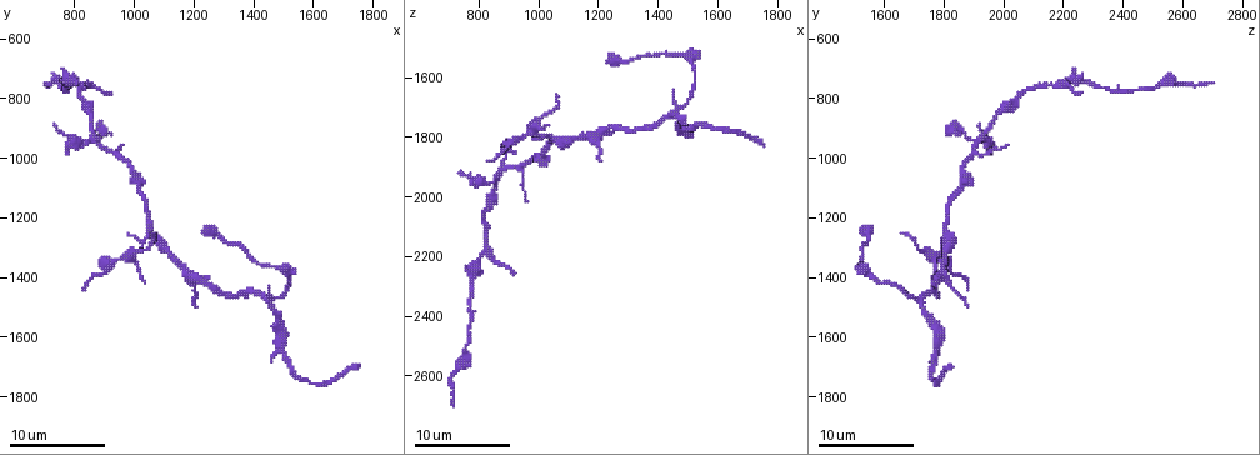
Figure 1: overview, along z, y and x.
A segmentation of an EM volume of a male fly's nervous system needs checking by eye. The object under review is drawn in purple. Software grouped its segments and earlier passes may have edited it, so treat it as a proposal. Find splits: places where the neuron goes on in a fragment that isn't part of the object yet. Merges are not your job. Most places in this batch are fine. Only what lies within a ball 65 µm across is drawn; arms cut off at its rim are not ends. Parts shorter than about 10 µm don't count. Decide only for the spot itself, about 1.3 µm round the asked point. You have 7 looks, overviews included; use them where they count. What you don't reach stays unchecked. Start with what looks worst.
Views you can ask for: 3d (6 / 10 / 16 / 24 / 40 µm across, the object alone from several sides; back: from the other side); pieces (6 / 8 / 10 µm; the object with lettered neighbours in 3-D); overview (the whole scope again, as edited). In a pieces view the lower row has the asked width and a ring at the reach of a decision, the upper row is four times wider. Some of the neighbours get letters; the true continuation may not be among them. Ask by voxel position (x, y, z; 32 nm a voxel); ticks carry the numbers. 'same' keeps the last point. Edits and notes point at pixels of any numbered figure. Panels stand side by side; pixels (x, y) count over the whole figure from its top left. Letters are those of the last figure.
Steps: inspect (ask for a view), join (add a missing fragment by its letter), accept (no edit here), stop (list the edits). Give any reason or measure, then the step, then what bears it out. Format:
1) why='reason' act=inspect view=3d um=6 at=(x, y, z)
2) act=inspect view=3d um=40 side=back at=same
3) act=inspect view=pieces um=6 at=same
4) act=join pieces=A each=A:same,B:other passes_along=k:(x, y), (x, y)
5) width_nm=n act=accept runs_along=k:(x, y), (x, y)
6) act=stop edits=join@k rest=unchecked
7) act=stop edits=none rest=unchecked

why='thin end' act=inspect view=3d um=6 at=(920, 780, 2260)

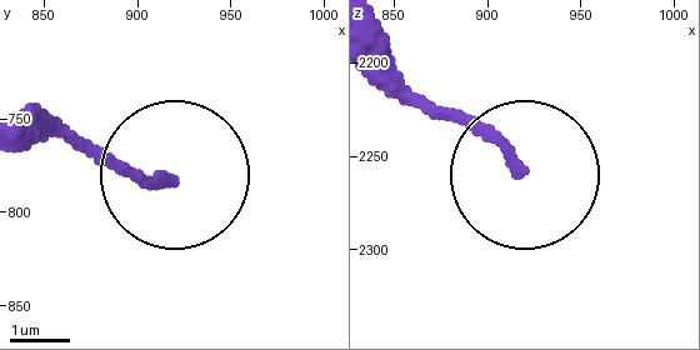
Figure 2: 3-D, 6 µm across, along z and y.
act=inspect view=pieces um=8 at=(916, 782, 2256)

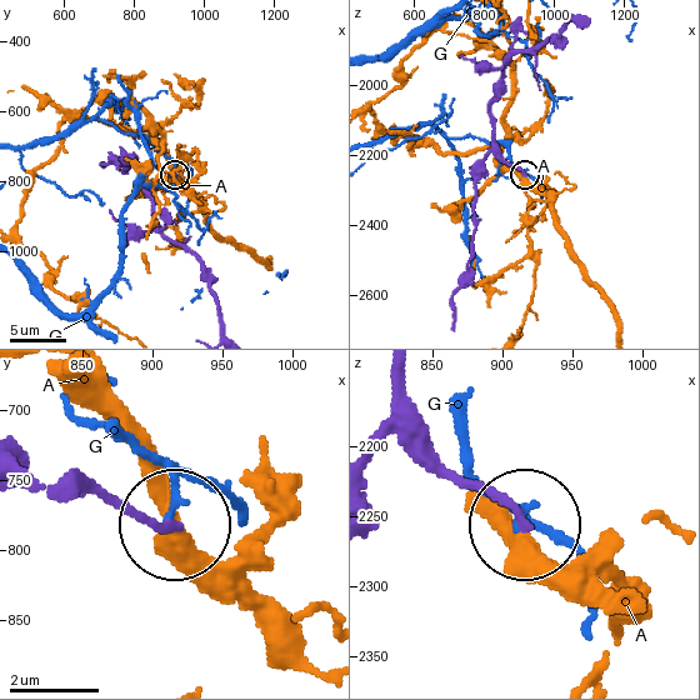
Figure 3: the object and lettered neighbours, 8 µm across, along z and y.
act=accept each=A:other,G:other found='none of them fits'

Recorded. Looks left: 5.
why='long arm stops here' act=inspect view=pieces um=10 at=(1240, 1240, 1530)

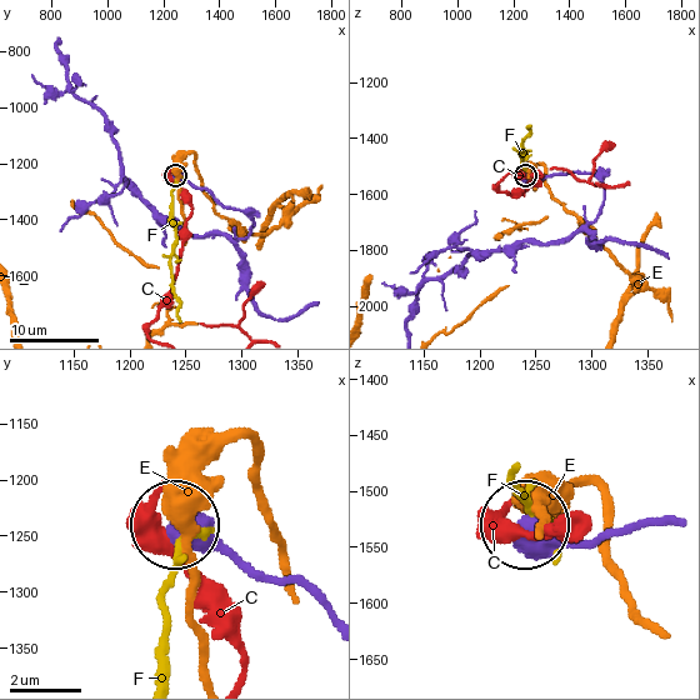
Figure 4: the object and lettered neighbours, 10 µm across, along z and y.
act=accept each=C:other,E:other,F:other found='none of them fits'

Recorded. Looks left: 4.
act=inspect view=3d um=10 at=(1210, 1490, 1870)

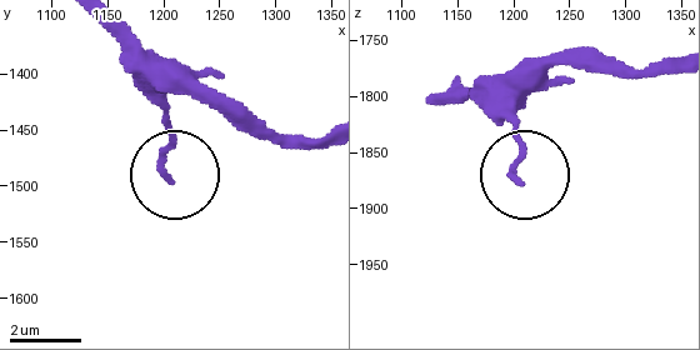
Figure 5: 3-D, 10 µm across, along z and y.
why='what lies round it' act=inspect view=pieces um=6 at=(1204, 1492, 1876)

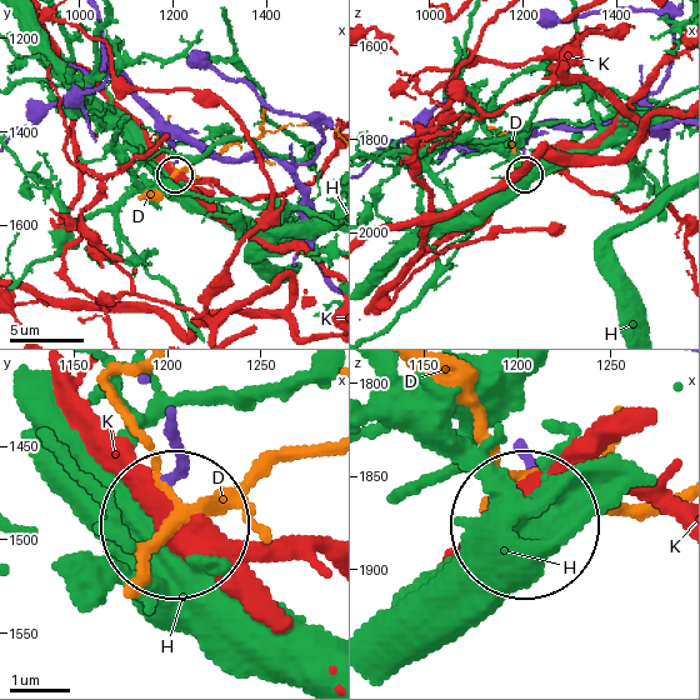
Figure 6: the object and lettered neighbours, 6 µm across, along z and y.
act=accept each=D:other,H:other,K:other runs_along=6:(175, 435), (175, 520) found='no lettered fragment goes on from it'

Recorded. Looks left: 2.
act=inspect view=pieces um=10 at=(1450, 1680, 1750)

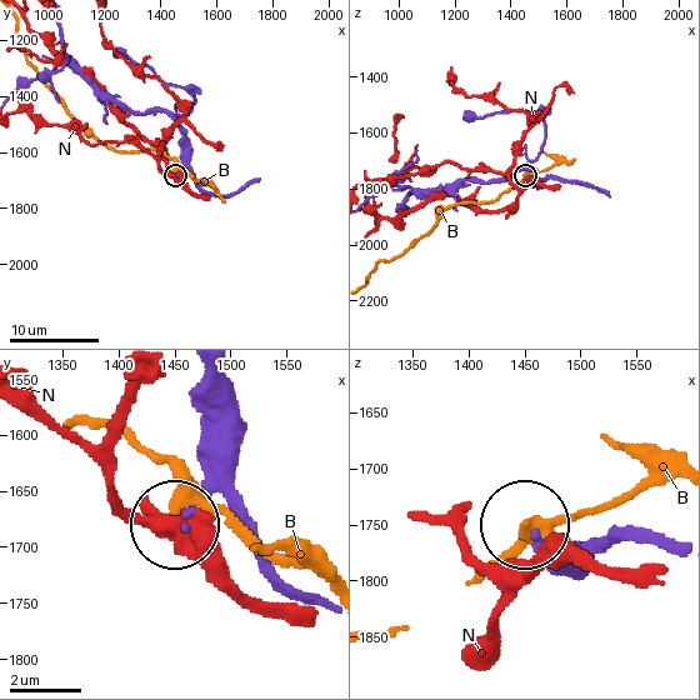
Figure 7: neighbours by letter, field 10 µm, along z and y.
act=accept each=B:other,N:other found='none of them fits'

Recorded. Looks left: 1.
act=stop edits=none rest=unchecked

